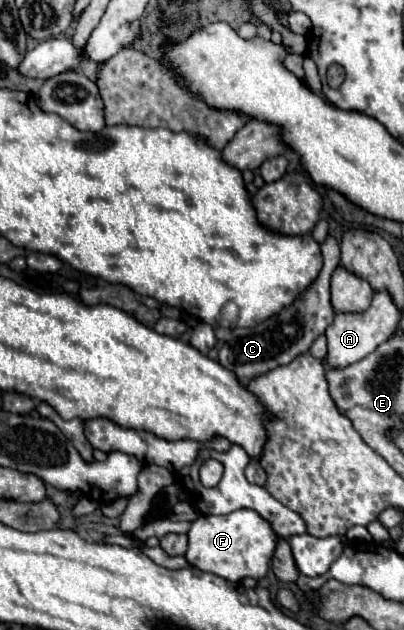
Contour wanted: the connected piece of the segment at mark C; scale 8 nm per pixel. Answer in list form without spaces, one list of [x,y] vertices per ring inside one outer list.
[[[328,236],[320,244],[320,250],[322,250],[322,258],[324,258],[320,274],[290,306],[282,308],[274,316],[270,316],[264,322],[256,324],[254,328],[234,328],[230,340],[222,346],[222,350],[218,354],[218,362],[224,368],[232,370],[240,378],[240,382],[246,384],[250,378],[254,378],[254,376],[258,376],[262,372],[268,372],[268,370],[272,370],[276,366],[288,364],[298,354],[308,352],[310,344],[332,322],[334,308],[330,304],[330,278],[332,278],[332,272],[340,264],[340,246],[338,246],[334,236]]]

